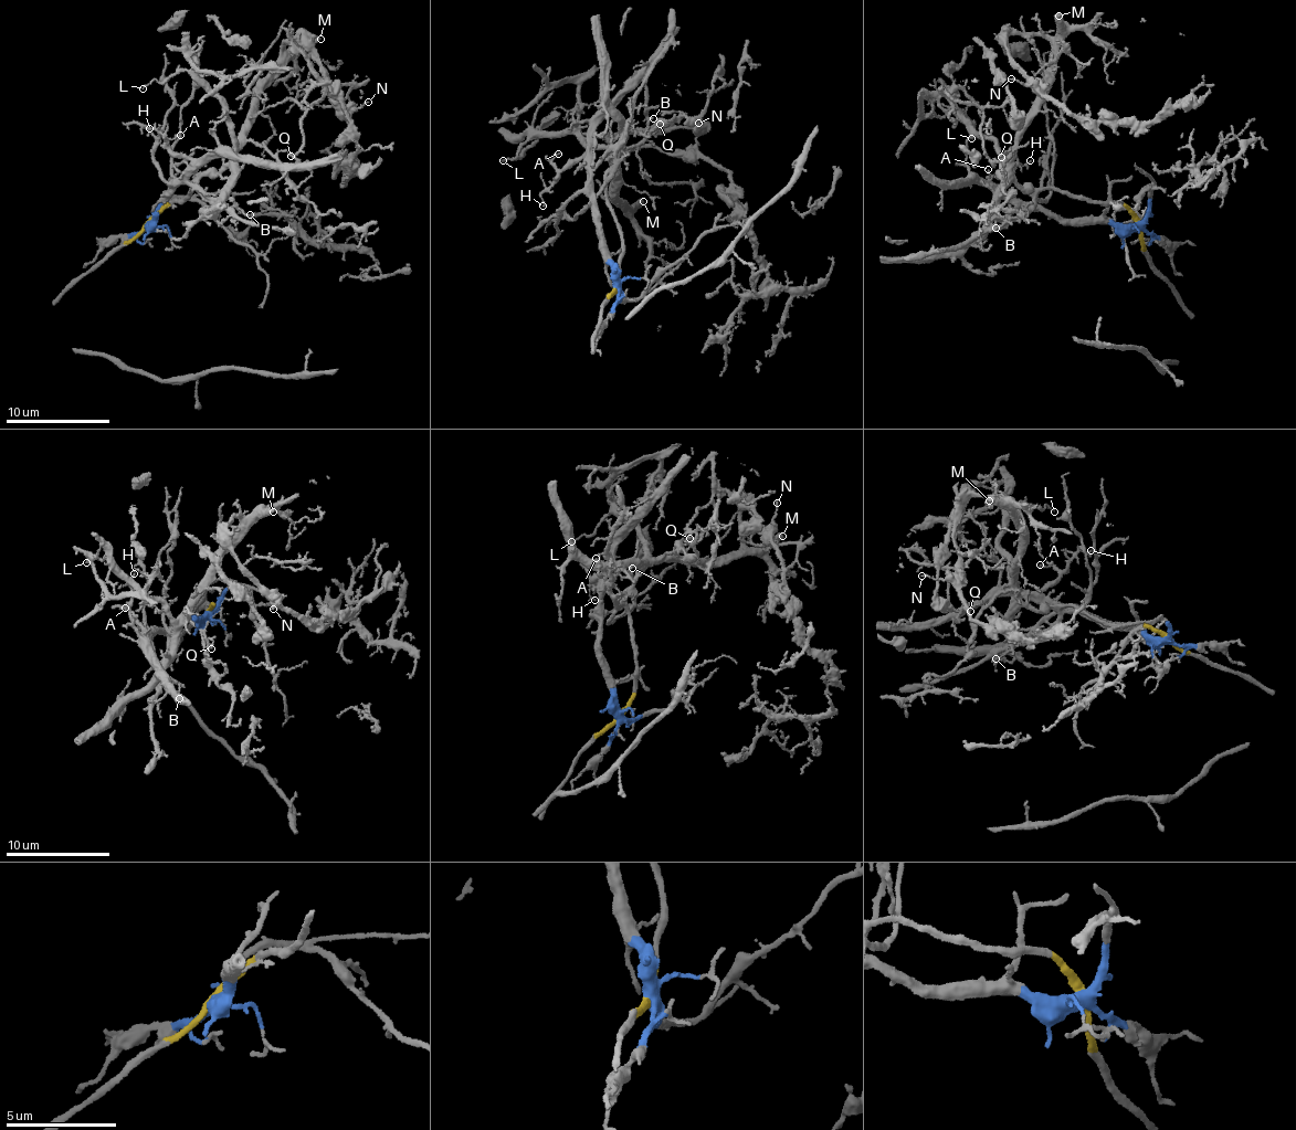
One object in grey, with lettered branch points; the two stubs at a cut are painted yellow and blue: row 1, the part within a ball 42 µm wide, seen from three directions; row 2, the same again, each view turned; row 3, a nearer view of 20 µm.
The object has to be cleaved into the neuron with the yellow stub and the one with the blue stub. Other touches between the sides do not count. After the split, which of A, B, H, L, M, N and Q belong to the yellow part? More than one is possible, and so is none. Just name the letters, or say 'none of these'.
L, M, N, Q

